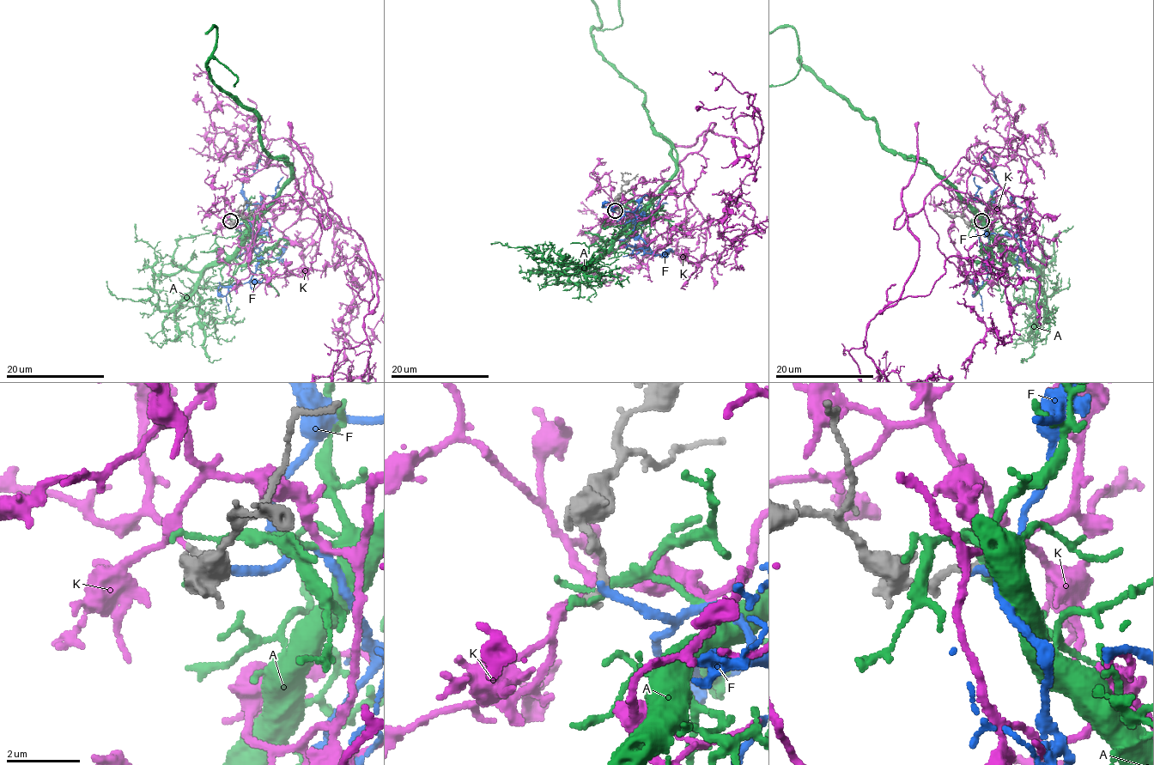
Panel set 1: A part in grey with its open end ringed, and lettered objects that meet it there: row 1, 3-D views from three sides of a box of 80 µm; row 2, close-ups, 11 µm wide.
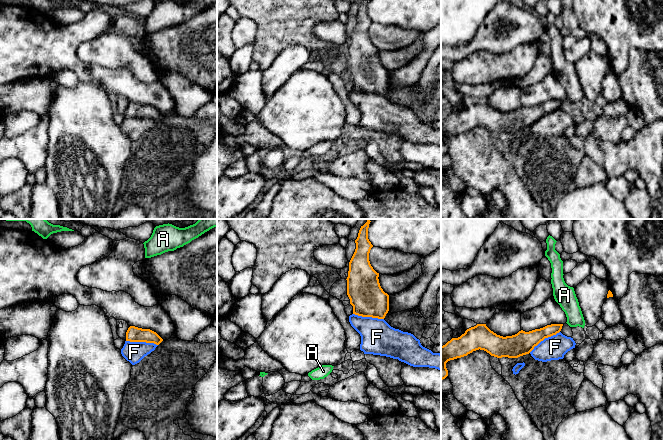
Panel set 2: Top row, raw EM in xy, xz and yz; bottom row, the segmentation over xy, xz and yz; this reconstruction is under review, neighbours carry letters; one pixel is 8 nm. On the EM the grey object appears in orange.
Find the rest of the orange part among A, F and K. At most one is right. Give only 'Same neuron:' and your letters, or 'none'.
Same neuron: K

